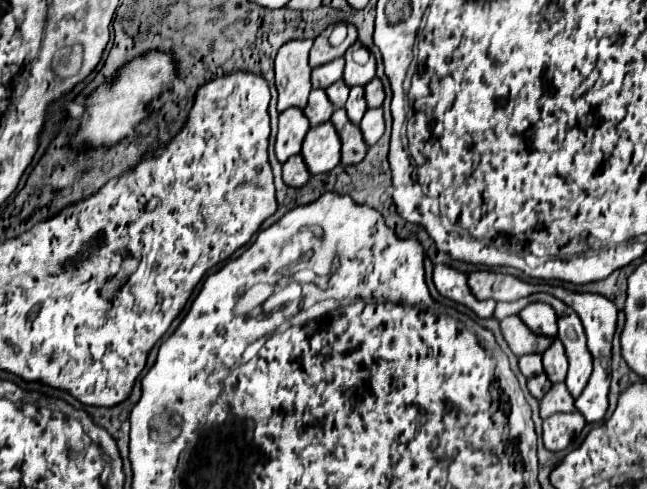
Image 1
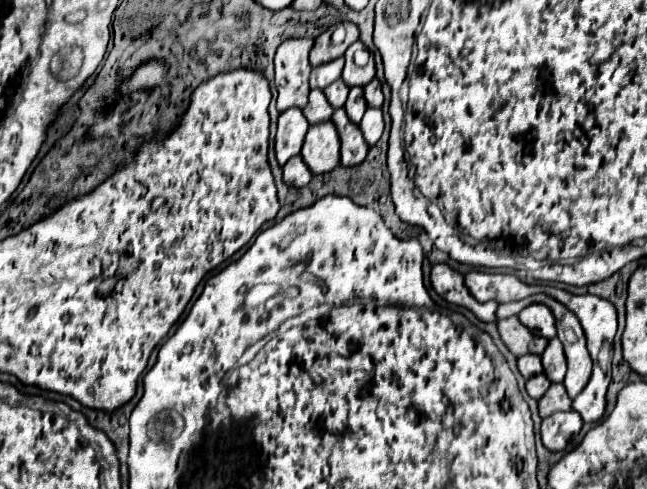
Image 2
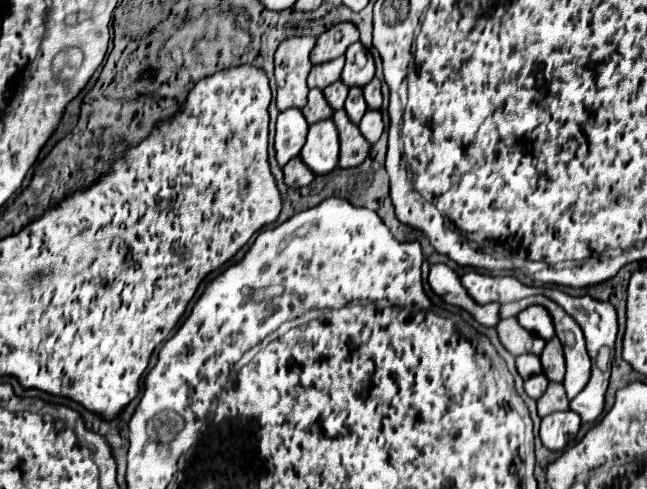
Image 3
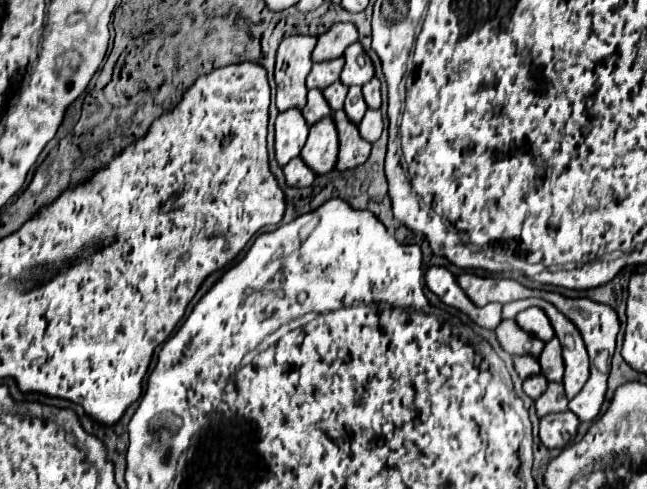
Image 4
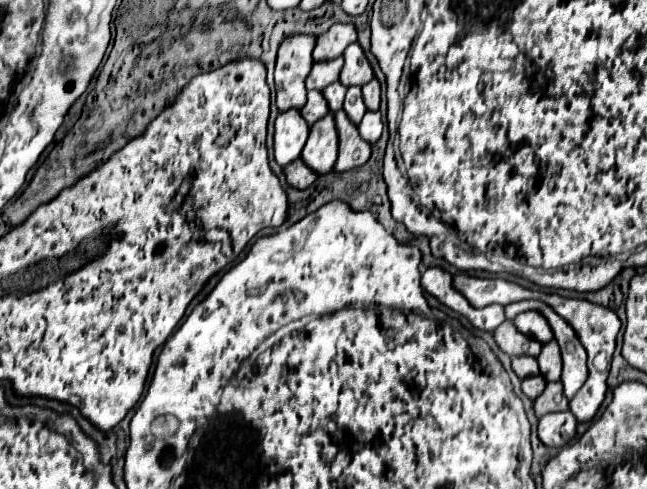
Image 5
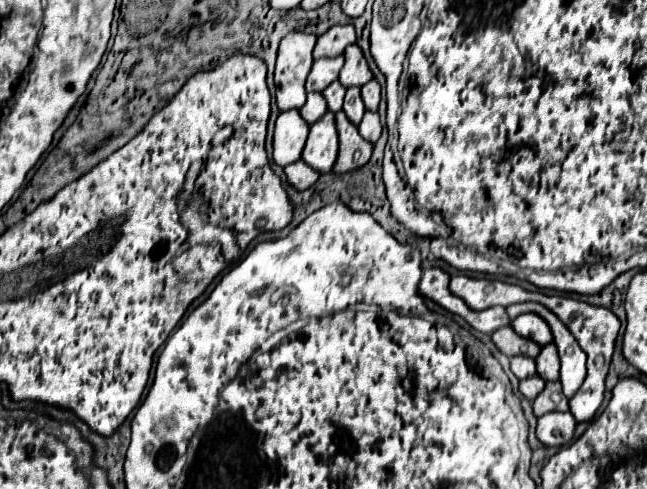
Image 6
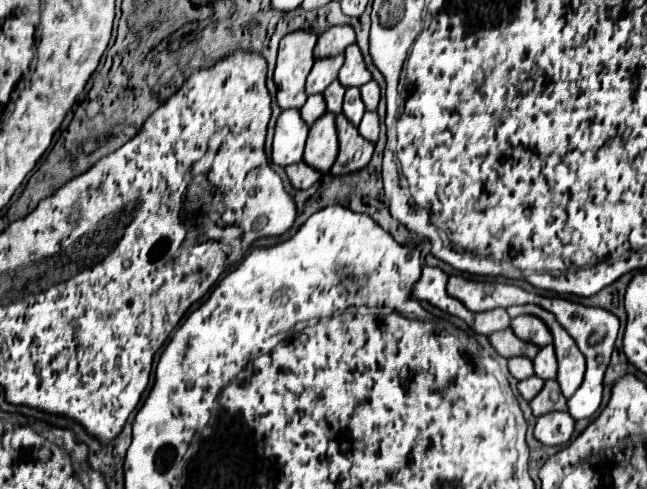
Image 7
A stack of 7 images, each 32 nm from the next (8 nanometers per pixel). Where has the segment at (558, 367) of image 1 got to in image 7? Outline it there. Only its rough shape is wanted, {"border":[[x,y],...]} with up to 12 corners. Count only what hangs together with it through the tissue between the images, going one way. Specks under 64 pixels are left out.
{"border":[[552,344],[540,348],[534,372],[542,380],[556,380],[558,360]]}

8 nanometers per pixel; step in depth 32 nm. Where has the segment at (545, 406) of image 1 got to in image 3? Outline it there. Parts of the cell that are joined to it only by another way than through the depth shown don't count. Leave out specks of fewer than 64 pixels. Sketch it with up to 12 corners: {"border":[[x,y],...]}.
{"border":[[552,382],[538,400],[540,418],[568,410],[570,400],[562,384]]}

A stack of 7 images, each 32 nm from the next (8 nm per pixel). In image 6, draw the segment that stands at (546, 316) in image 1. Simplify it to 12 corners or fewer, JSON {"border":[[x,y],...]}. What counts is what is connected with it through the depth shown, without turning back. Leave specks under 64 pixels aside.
{"border":[[532,312],[512,320],[520,336],[540,342],[552,342],[552,330],[546,320]]}

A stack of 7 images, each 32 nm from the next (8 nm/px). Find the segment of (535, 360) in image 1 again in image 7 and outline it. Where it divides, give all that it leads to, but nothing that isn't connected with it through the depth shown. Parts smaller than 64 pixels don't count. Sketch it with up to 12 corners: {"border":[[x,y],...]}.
{"border":[[524,356],[510,358],[508,368],[516,380],[534,376],[534,364]]}

